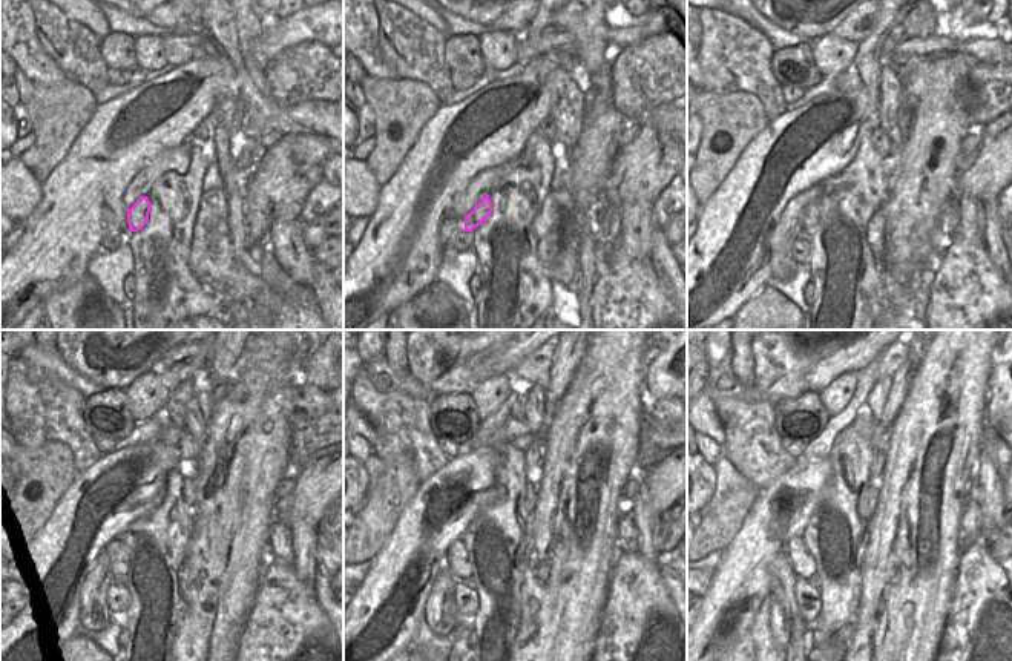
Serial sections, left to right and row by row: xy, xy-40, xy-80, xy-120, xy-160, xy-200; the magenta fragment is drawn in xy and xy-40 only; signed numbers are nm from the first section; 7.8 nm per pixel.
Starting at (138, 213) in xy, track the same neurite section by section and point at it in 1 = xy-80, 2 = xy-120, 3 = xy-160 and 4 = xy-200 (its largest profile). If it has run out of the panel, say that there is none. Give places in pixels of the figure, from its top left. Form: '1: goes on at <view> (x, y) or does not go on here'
1: goes on at xy-80 (810, 215)
2: goes on at xy-120 (118, 559)
3: goes on at xy-160 (457, 559)
4: goes on at xy-200 (796, 551)

